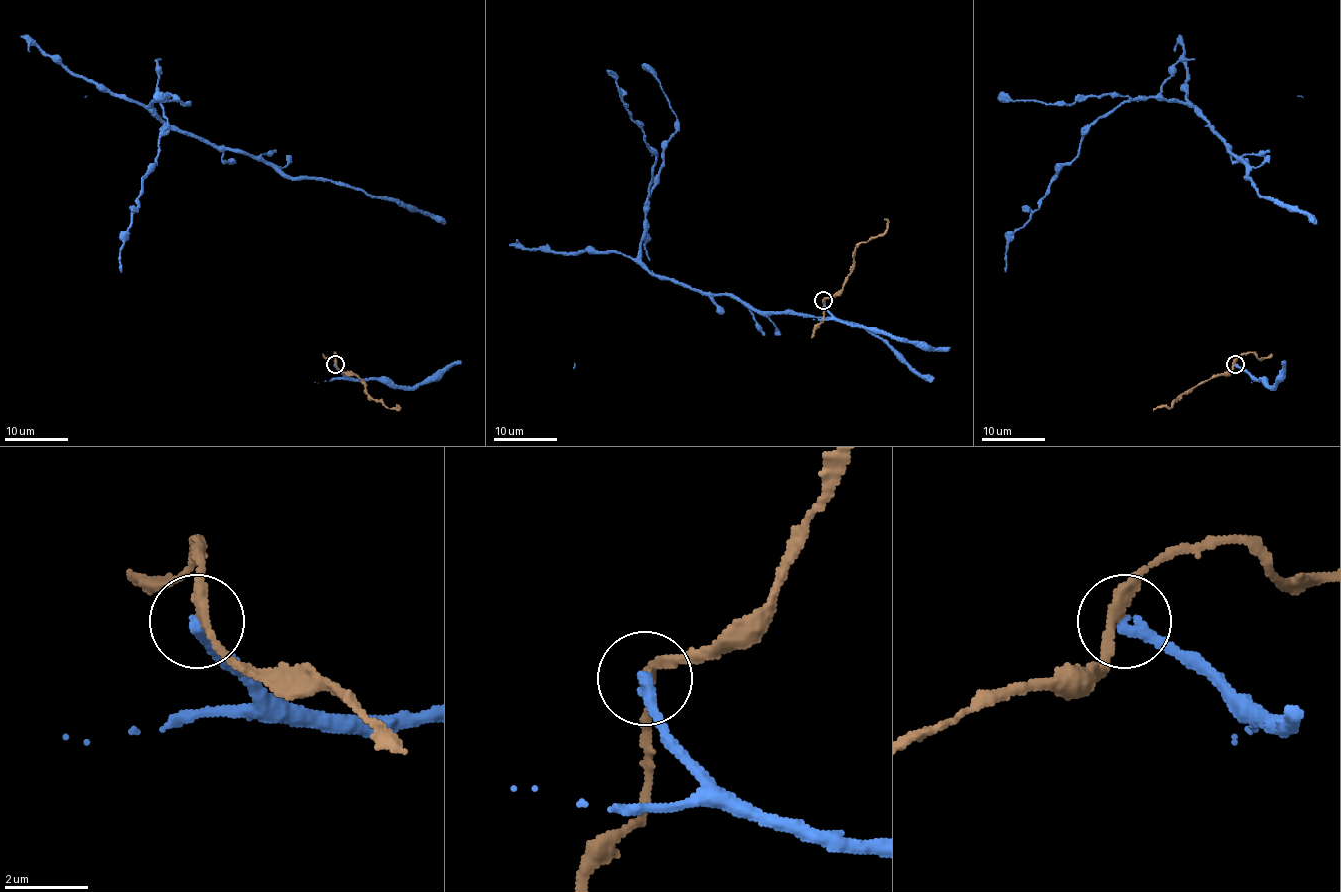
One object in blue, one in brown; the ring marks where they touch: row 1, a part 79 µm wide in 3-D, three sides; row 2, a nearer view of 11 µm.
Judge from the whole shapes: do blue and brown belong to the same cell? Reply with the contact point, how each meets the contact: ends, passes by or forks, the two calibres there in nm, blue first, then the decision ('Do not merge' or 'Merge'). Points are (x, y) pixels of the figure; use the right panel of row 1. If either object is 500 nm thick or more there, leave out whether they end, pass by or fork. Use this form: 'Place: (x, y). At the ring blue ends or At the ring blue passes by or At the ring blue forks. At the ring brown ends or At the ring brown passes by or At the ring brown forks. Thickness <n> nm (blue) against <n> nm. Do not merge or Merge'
Place: (1235, 364). At the ring blue ends. At the ring brown passes by. Thickness 320 nm (blue) against 260 nm. Do not merge

